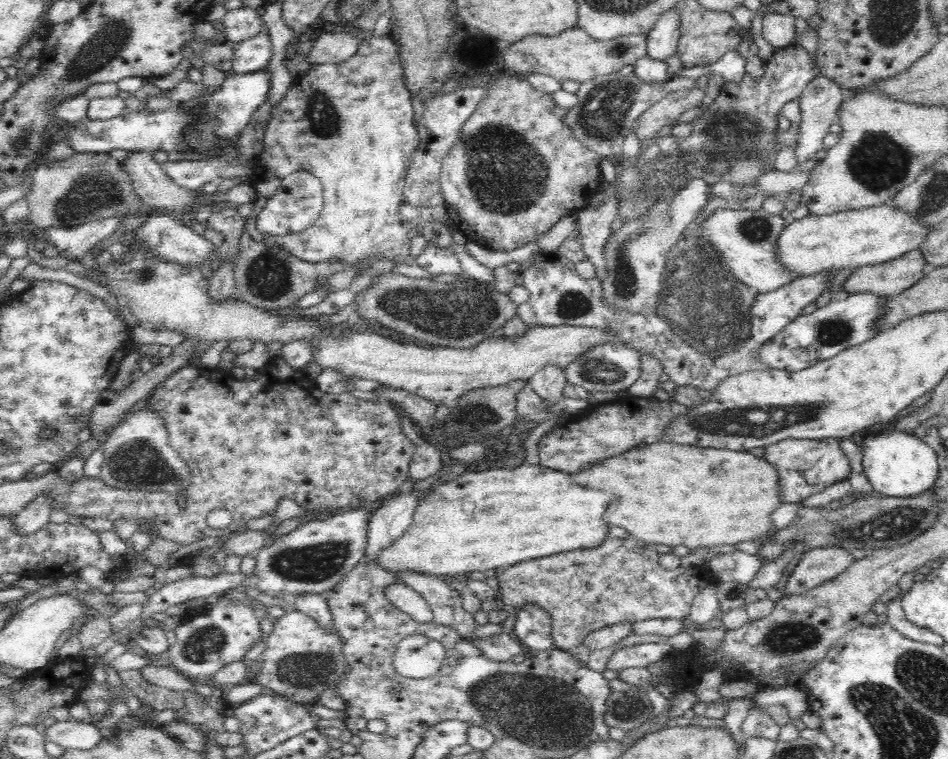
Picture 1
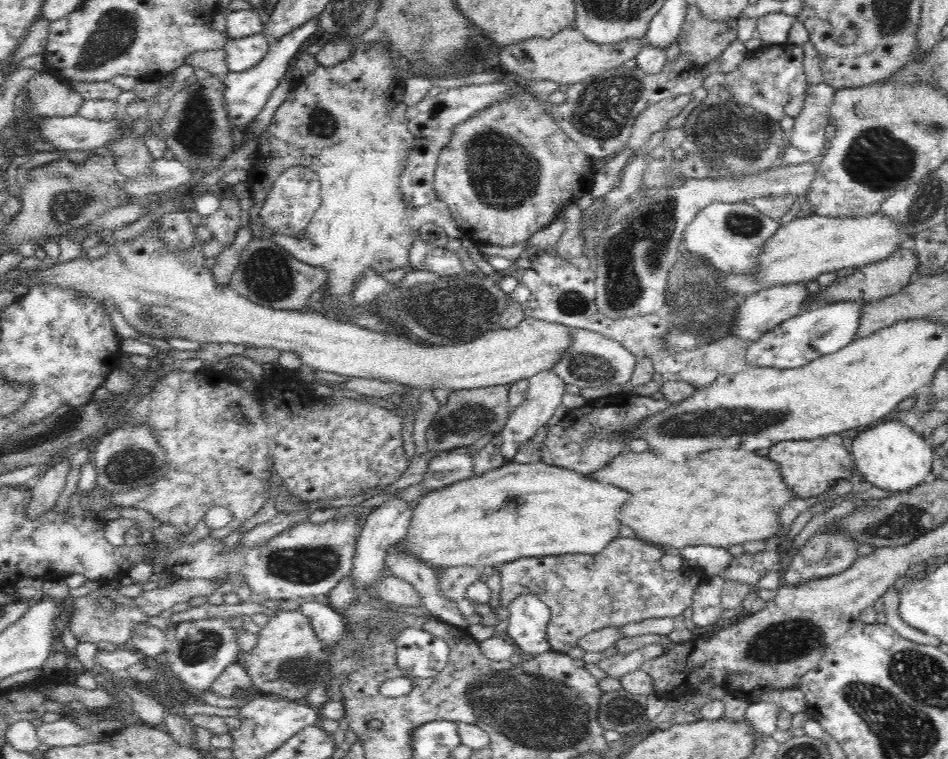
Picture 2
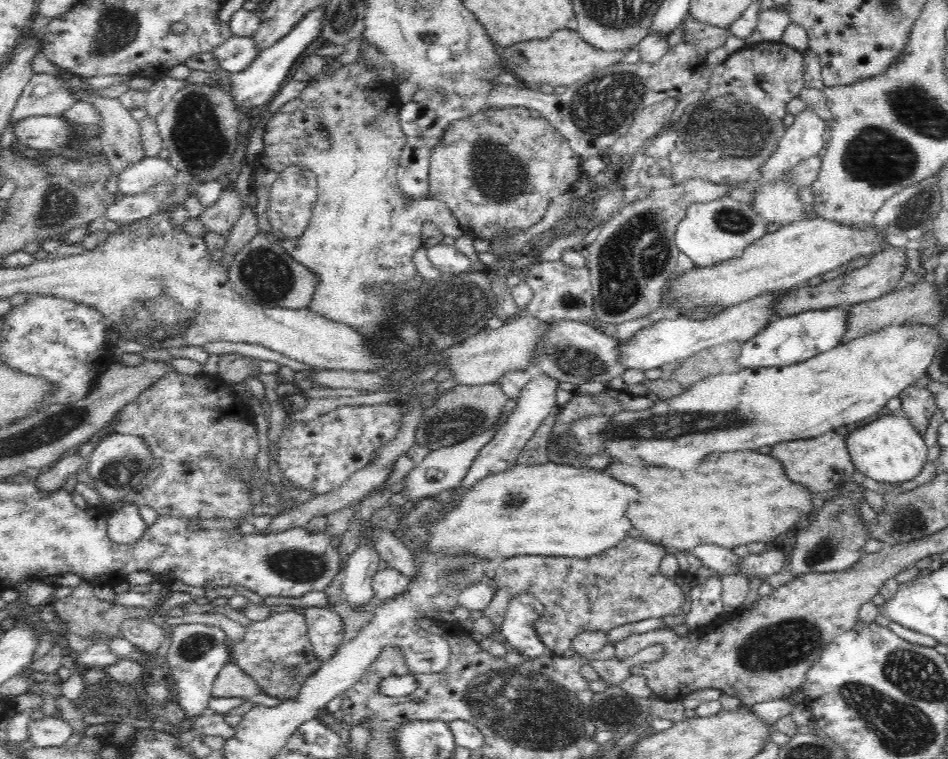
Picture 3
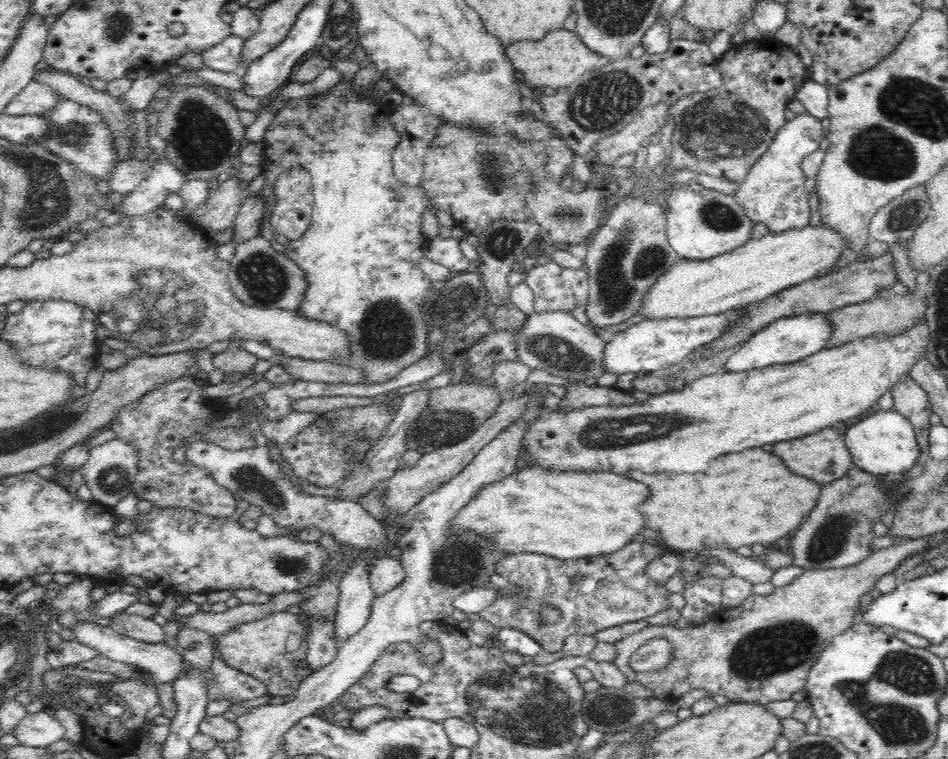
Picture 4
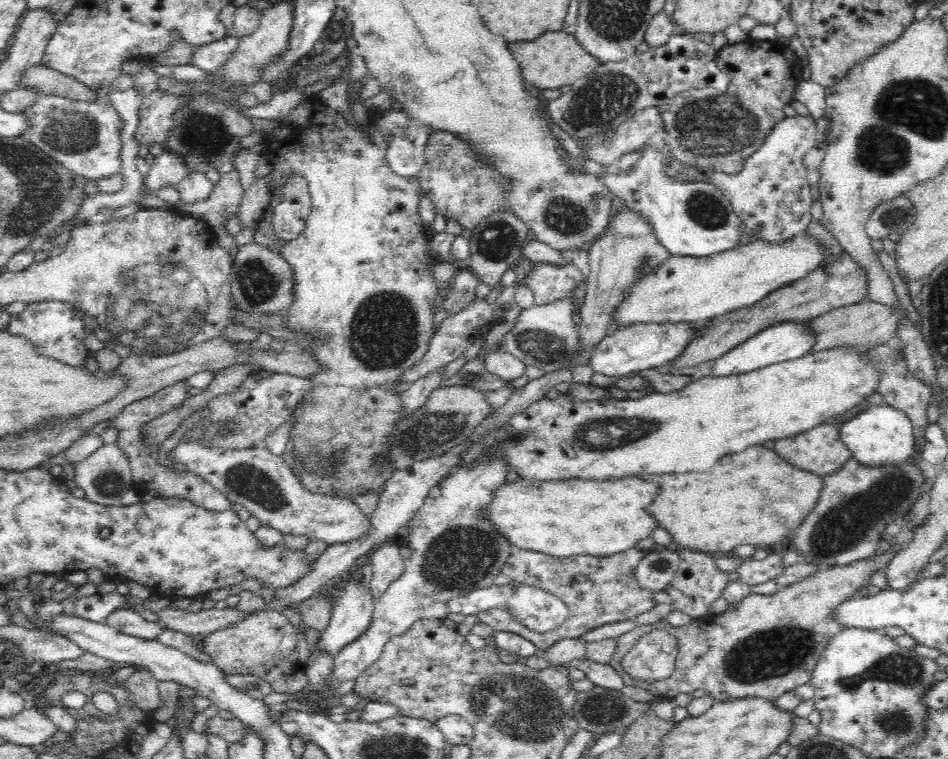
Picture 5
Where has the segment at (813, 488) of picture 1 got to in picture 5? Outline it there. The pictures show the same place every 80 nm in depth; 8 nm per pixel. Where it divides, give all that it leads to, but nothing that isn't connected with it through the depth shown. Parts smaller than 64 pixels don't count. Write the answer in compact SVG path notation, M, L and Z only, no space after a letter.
M825 423L810 430L776 440L774 450L797 468L810 470L810 472L822 478L840 470L853 457L852 451L841 441L840 429L838 430L836 426Z

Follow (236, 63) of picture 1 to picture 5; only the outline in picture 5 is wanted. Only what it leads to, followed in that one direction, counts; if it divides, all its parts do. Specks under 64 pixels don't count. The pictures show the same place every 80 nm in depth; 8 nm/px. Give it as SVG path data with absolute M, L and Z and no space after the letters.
M232 34L205 45L194 46L191 64L202 70L215 71L228 60L232 51L236 50L239 40L240 37Z

